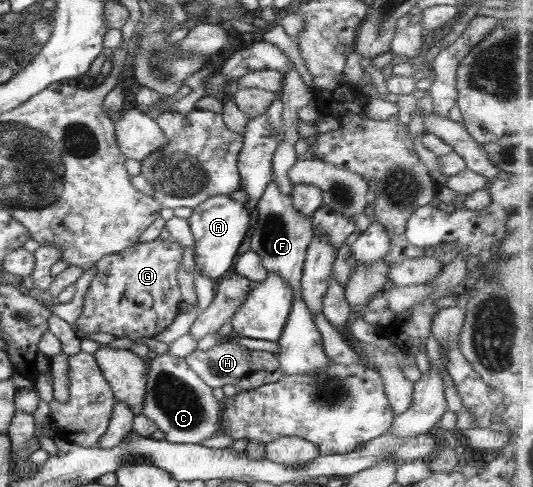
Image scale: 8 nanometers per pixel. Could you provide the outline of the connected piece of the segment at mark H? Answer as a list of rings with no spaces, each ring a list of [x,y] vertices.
[[[228,338],[207,350],[195,349],[193,353],[182,359],[211,388],[221,388],[227,386],[227,384],[233,384],[238,390],[250,391],[257,388],[257,386],[277,382],[277,379],[281,379],[285,375],[285,372],[279,368],[279,362],[277,362],[275,354],[261,350],[249,350]]]

